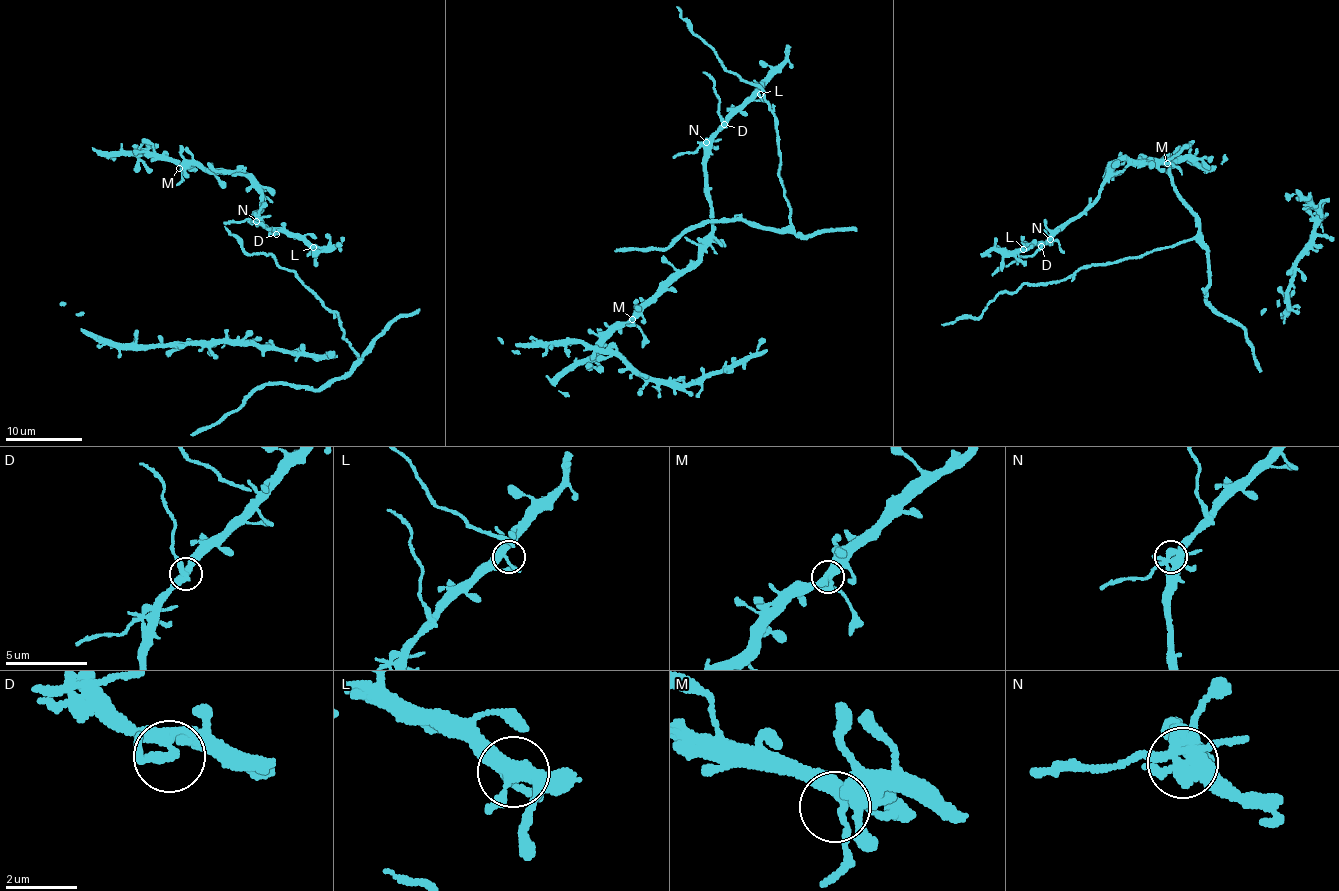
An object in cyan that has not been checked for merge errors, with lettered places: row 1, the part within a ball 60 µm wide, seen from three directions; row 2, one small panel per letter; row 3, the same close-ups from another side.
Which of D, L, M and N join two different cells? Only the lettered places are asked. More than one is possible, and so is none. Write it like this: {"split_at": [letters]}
{"split_at": ["D", "N"]}

